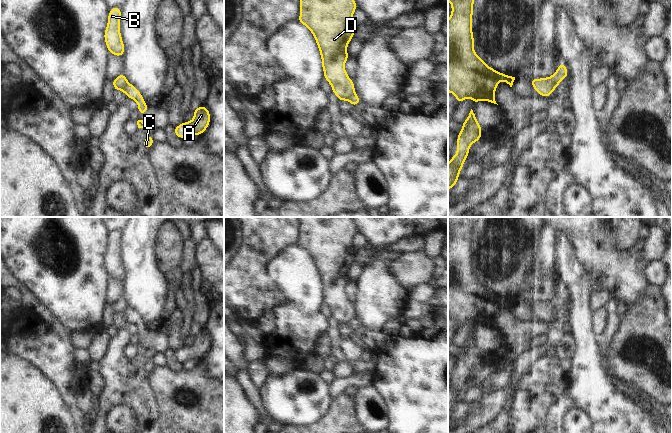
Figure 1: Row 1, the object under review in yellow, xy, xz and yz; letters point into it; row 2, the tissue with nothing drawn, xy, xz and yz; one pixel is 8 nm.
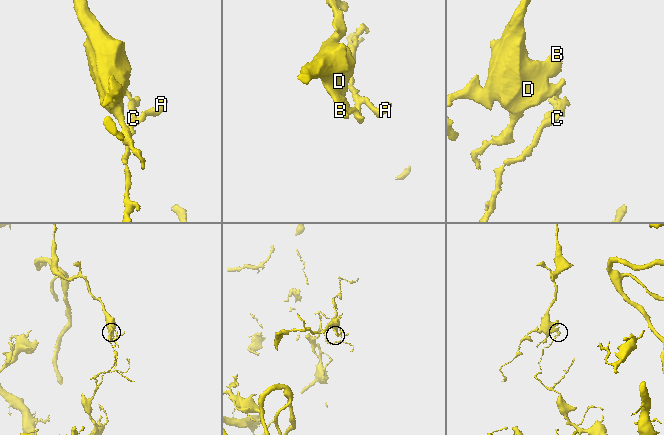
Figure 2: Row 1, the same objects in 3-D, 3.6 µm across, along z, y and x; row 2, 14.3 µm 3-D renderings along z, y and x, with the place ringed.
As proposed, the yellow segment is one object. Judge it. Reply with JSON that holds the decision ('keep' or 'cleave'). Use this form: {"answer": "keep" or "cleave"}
{"answer": "cleave"}

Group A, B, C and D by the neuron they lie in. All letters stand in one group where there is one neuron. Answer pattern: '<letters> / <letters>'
A C / B D

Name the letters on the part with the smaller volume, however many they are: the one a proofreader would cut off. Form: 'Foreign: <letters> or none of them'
Foreign: B, D.

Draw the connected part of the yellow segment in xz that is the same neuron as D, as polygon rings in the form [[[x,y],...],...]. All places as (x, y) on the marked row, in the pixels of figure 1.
[[[300,0],[300,17],[296,19],[314,35],[322,58],[324,79],[330,83],[338,101],[348,100],[355,94],[354,82],[348,77],[344,63],[350,57],[346,49],[357,27],[352,22],[356,9],[355,0]]]

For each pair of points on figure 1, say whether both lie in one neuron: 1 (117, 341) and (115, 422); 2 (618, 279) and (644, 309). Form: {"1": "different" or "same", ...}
{"1": "different", "2": "different"}

